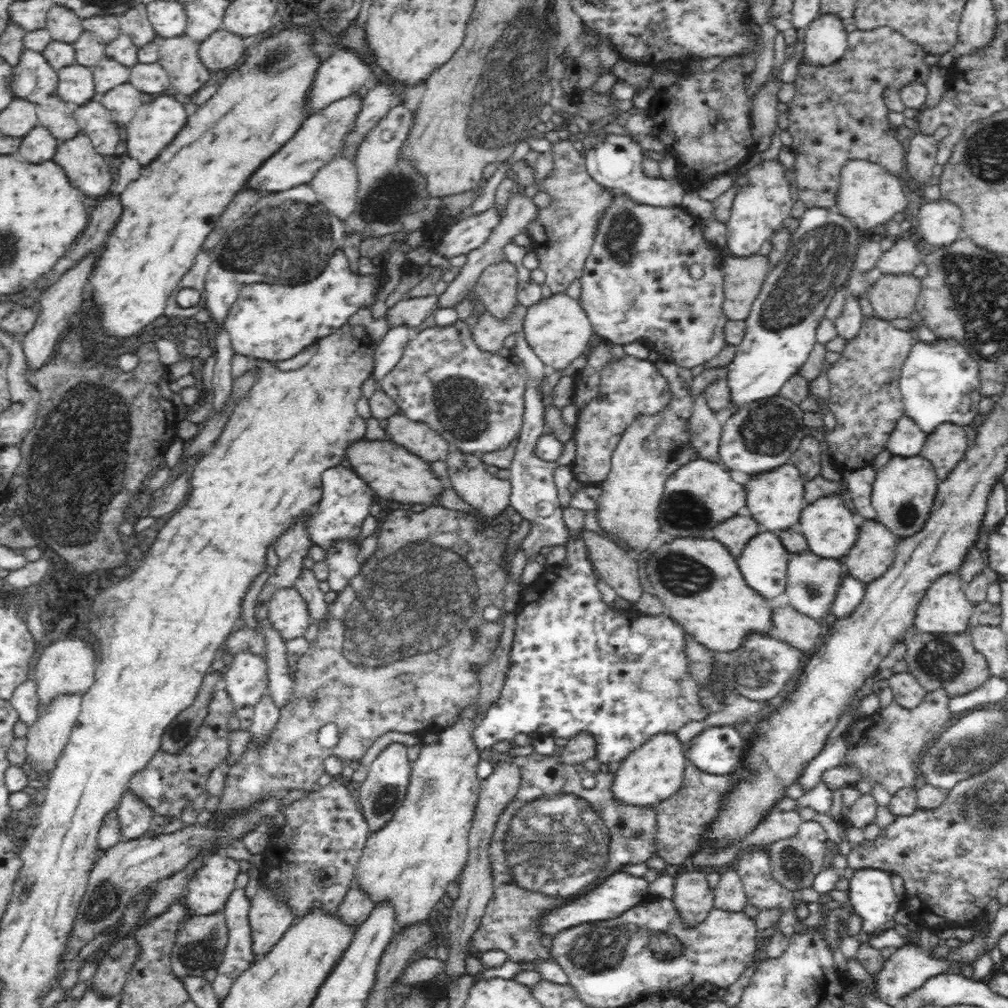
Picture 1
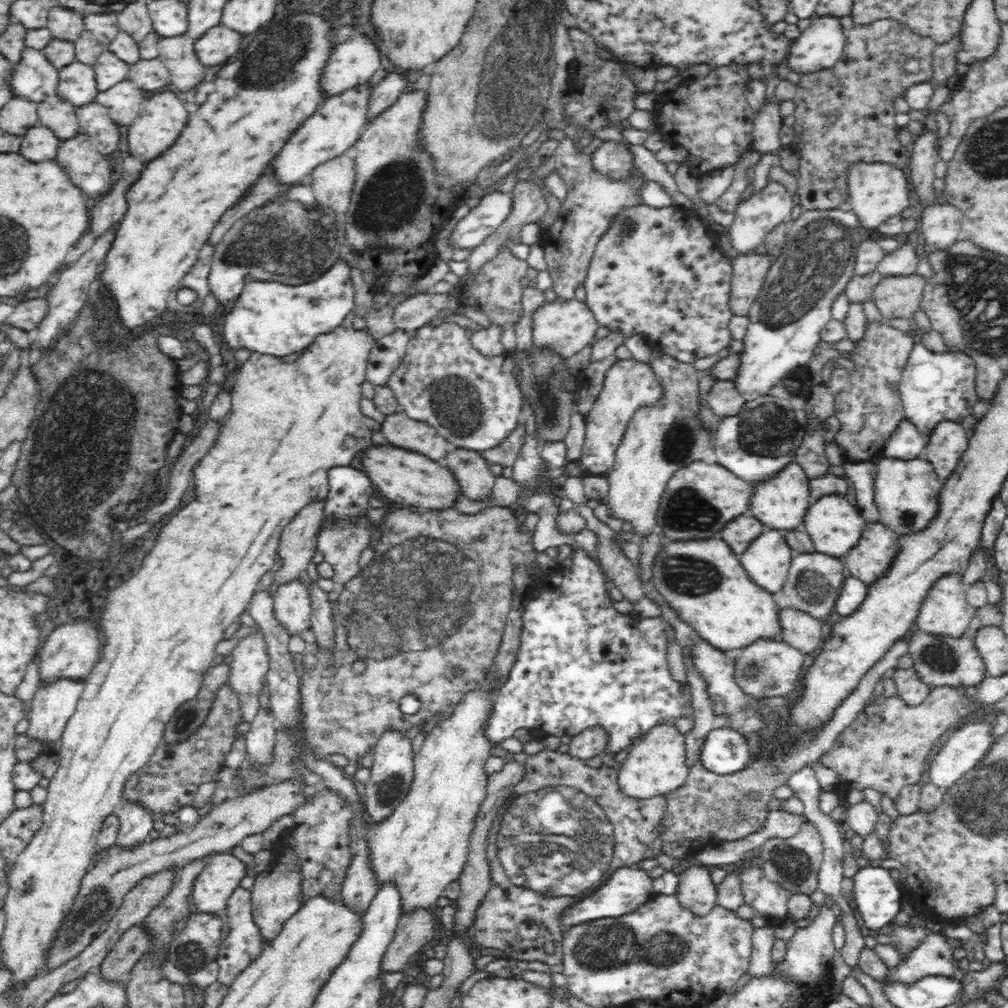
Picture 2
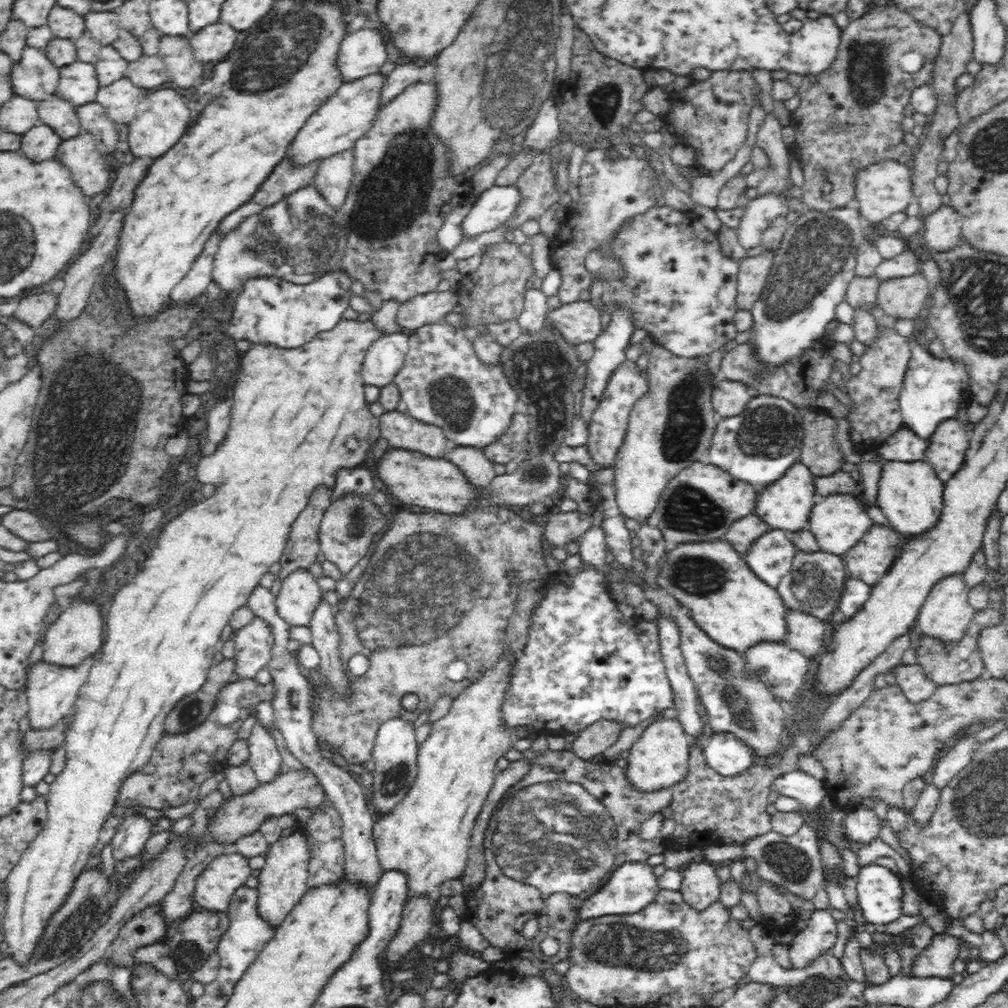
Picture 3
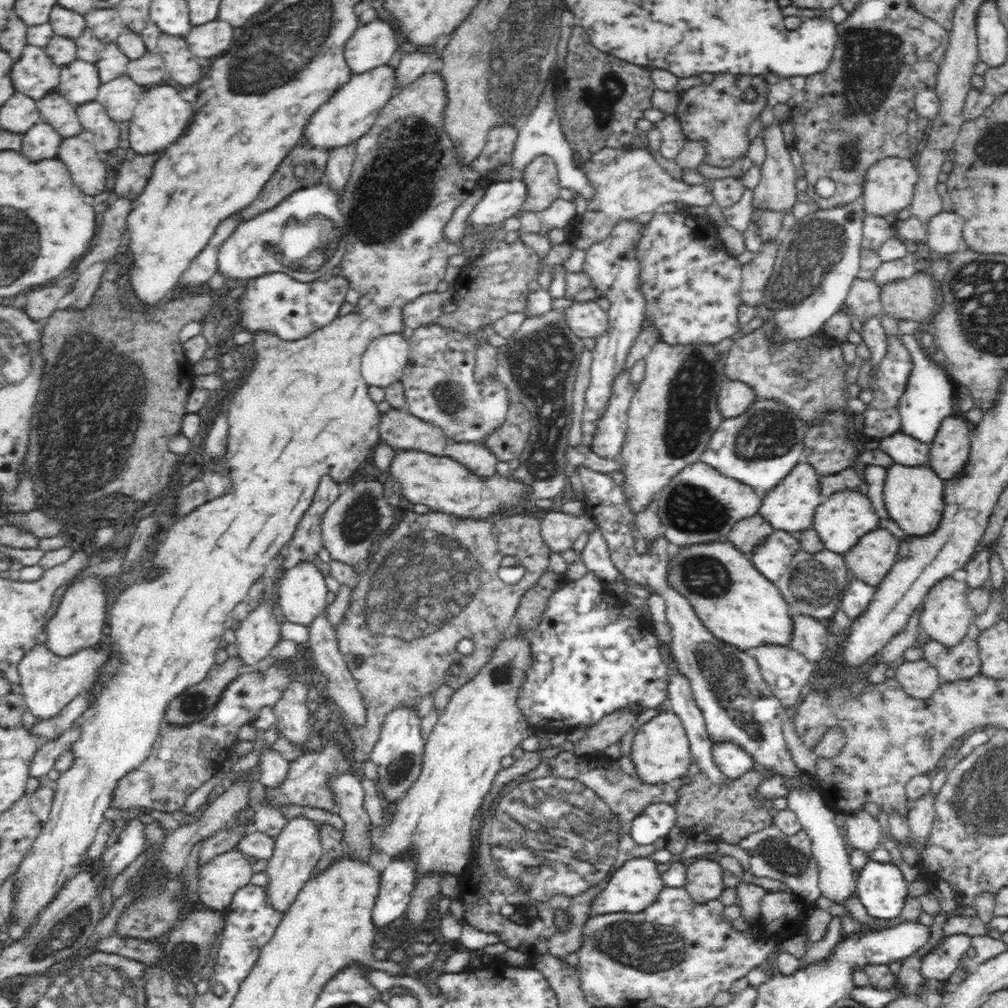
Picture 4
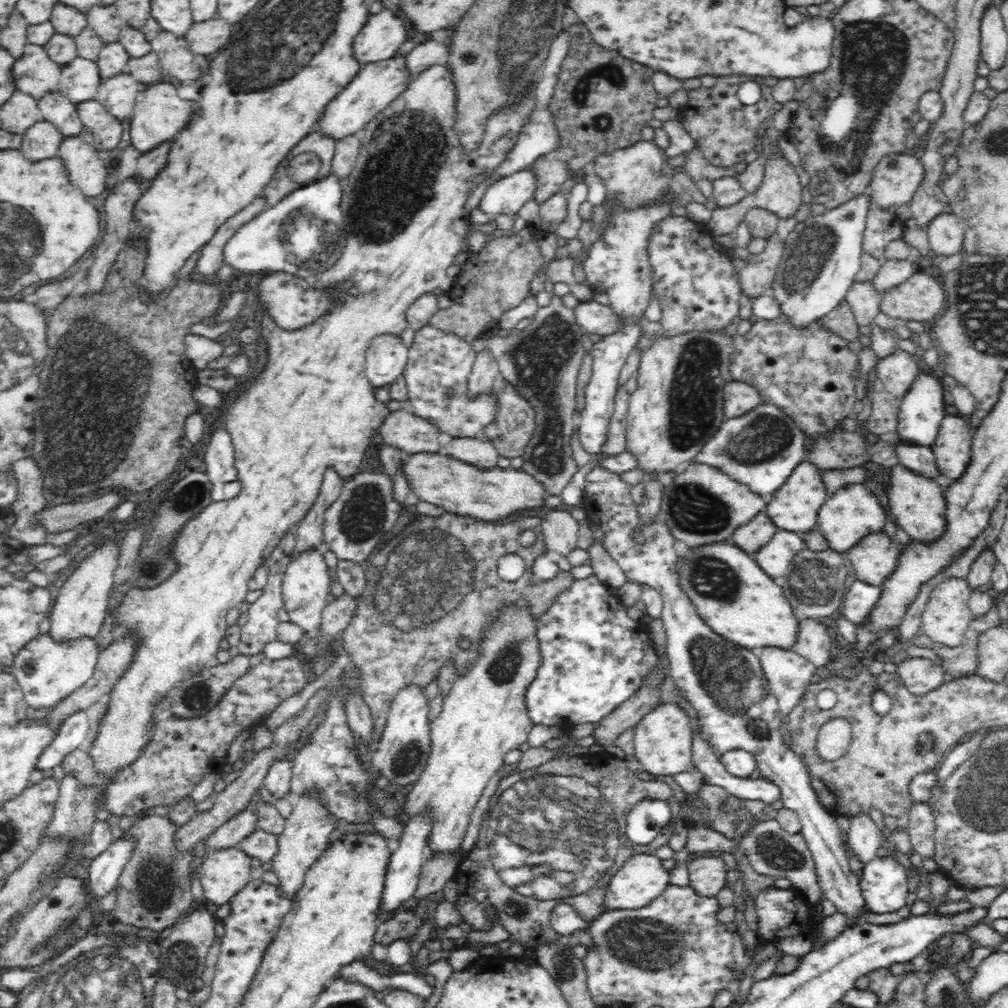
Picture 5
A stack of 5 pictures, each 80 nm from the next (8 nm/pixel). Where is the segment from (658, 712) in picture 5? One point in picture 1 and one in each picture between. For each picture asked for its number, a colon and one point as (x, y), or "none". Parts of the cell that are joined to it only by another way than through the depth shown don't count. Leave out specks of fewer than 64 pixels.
1: (653, 772)
2: (657, 764)
3: (659, 758)
4: (660, 751)

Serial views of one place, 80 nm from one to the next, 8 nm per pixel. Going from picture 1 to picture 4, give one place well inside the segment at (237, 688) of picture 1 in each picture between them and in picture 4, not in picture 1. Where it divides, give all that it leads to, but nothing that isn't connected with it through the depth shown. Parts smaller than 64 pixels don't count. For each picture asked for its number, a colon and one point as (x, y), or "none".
2: (248, 669)
3: (253, 644)
4: (256, 636)

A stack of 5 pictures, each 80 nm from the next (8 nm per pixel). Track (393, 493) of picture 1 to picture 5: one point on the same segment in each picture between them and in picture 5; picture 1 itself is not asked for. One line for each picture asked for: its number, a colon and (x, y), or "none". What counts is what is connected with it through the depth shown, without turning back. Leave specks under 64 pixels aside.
2: (402, 476)
3: (435, 484)
4: (442, 484)
5: (488, 493)

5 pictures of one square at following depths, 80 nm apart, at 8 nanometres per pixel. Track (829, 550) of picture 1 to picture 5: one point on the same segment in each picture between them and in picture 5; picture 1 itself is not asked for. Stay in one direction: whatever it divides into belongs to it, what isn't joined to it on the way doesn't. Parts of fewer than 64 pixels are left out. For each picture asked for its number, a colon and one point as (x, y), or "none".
2: (835, 526)
3: (839, 522)
4: (841, 518)
5: (854, 511)

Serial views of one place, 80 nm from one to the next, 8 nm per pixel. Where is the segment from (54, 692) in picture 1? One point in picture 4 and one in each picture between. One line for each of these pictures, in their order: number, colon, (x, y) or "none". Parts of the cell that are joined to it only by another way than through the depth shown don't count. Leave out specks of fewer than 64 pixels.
2: (70, 652)
3: (77, 634)
4: (78, 623)

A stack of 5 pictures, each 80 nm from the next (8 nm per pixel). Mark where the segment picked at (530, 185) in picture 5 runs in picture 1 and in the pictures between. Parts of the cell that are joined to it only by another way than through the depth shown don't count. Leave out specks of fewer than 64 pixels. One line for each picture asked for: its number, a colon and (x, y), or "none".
1: (471, 233)
2: (480, 222)
3: (495, 206)
4: (499, 201)

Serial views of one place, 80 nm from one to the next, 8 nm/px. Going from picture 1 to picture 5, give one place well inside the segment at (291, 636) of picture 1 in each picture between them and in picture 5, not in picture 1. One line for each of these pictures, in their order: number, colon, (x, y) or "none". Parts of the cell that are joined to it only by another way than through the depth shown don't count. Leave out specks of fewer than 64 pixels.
2: (292, 603)
3: (299, 593)
4: (302, 591)
5: (306, 583)

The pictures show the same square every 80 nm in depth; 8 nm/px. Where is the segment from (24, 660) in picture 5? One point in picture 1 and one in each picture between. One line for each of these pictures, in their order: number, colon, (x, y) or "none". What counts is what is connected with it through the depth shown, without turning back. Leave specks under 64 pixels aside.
1: (46, 739)
2: (54, 704)
3: (51, 690)
4: (49, 681)

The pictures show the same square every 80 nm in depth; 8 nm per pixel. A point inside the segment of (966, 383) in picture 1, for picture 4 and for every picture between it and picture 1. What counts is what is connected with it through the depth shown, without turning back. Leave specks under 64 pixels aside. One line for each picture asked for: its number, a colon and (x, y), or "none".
2: (935, 386)
3: (934, 389)
4: (928, 399)

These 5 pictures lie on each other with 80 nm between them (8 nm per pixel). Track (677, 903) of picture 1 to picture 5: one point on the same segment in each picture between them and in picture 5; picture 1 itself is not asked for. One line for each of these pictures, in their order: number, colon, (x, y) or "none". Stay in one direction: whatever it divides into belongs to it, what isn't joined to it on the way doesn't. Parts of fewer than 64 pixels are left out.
2: (696, 892)
3: (700, 887)
4: (704, 876)
5: (707, 874)

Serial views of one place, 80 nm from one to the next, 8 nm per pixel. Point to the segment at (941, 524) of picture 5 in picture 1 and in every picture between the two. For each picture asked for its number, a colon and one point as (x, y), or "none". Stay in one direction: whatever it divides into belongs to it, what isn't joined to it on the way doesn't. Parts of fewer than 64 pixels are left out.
1: (904, 490)
2: (905, 509)
3: (910, 495)
4: (913, 495)

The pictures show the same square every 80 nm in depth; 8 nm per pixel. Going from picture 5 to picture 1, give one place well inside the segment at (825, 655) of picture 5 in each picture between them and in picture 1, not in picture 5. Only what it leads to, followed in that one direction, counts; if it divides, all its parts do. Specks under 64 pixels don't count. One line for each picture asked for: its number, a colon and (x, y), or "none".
1: (790, 626)
2: (800, 630)
3: (805, 633)
4: (809, 638)

